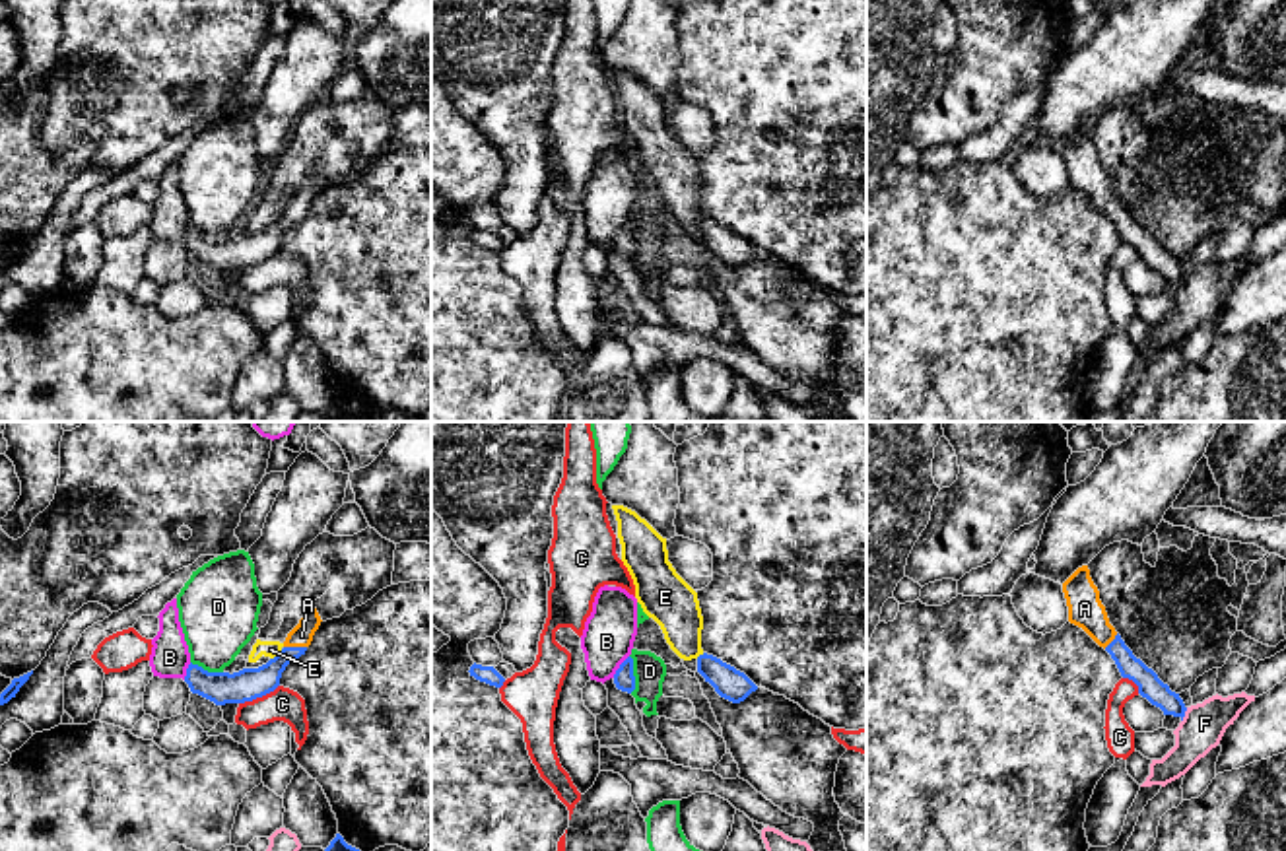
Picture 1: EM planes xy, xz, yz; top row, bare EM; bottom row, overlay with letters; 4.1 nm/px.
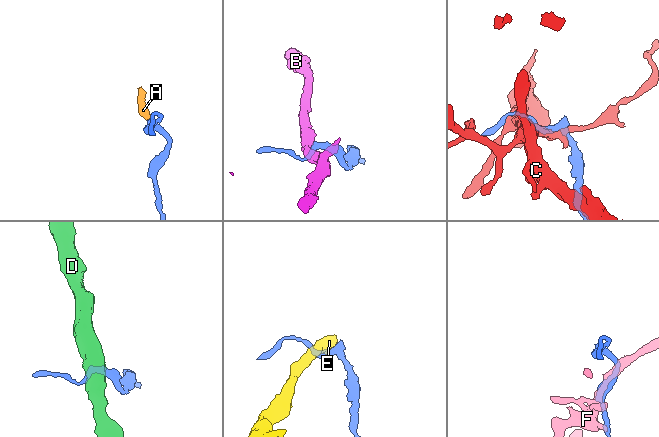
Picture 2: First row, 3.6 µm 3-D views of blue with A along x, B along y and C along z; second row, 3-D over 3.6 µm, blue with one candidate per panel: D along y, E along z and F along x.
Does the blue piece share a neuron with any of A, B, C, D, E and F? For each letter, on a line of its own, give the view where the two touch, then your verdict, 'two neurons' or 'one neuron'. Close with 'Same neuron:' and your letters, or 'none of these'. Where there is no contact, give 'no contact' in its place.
A: xy | one neuron
B: xz | two neurons
C: xy | two neurons
D: xz | two neurons
E: xy | two neurons
F: yz | two neurons
Same neuron: A

